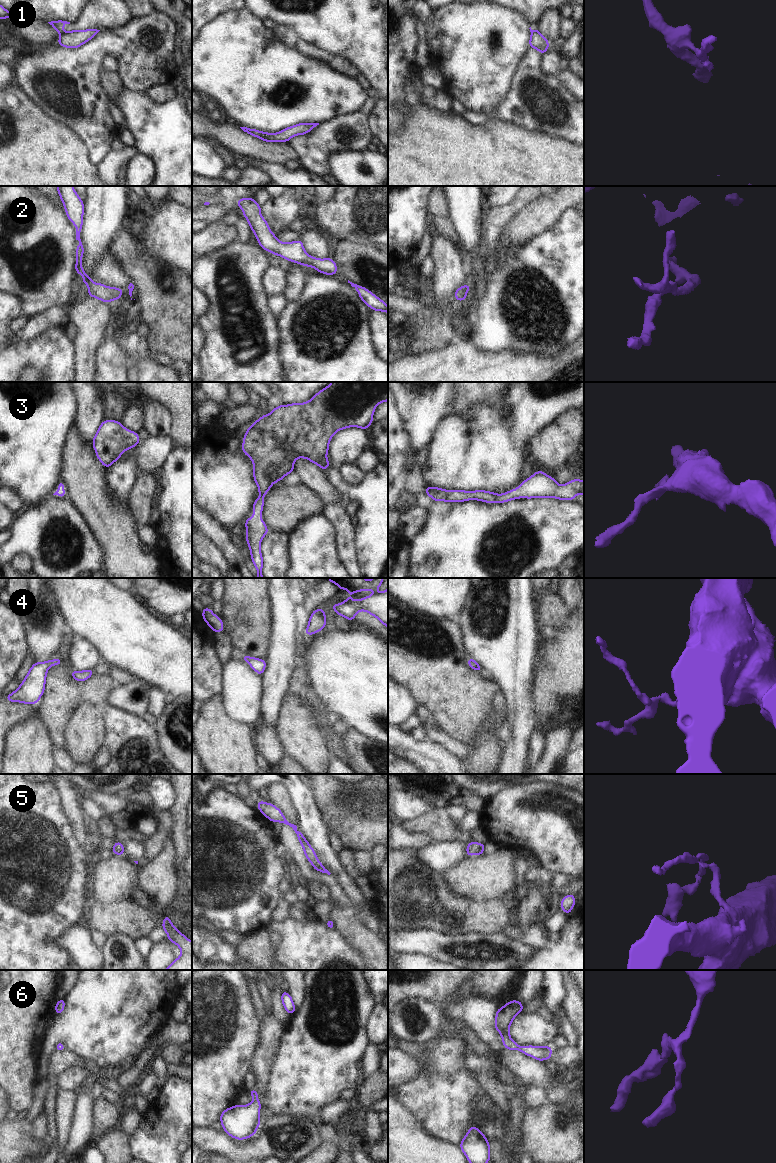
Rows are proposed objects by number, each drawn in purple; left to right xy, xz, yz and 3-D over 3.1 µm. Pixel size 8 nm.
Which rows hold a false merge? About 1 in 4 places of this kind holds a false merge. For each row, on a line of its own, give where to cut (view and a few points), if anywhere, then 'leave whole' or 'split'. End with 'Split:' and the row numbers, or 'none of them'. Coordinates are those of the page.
1: cut xy (79, 30), (61, 34); split
2: cut none; leave whole
3: cut none; leave whole
4: cut none; leave whole
5: cut none; leave whole
6: cut none; leave whole
Split: 1

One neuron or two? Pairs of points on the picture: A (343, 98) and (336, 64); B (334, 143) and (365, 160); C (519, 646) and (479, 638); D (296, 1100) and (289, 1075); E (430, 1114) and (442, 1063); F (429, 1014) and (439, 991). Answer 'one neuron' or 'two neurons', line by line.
A: two neurons
B: two neurons
C: one neuron
D: one neuron
E: one neuron
F: two neurons

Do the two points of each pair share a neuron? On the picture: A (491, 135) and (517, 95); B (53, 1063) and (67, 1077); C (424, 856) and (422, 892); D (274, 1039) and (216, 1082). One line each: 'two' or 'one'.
A: two
B: two
C: two
D: two

